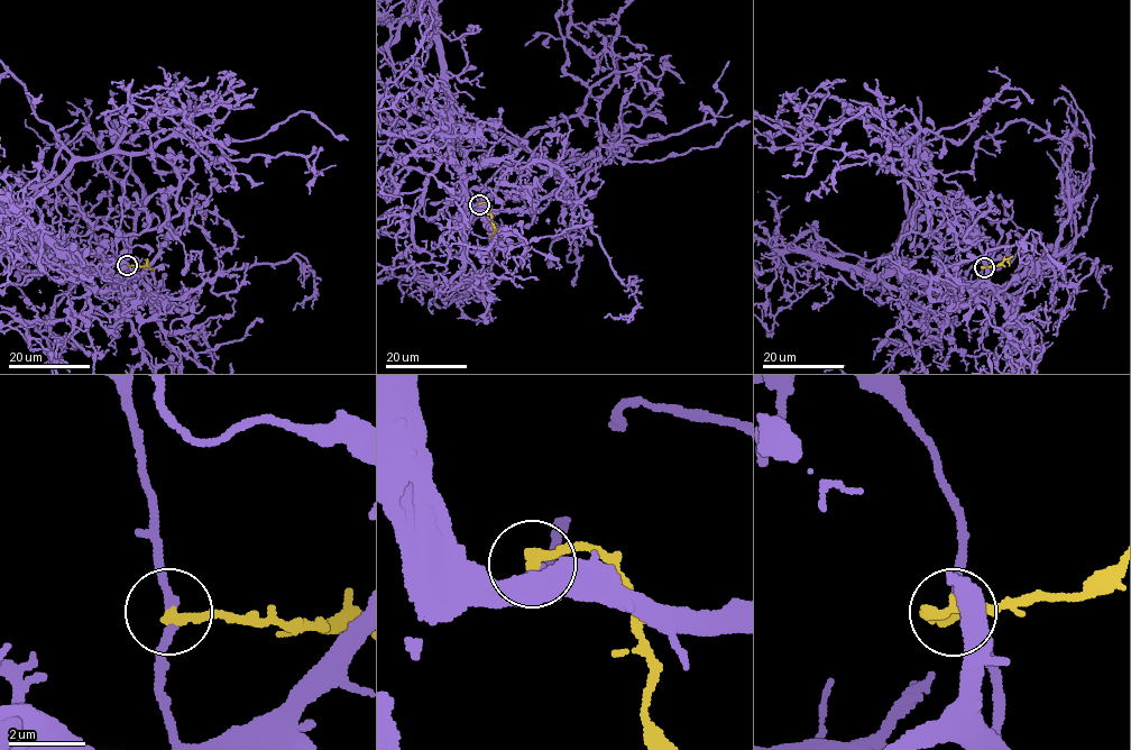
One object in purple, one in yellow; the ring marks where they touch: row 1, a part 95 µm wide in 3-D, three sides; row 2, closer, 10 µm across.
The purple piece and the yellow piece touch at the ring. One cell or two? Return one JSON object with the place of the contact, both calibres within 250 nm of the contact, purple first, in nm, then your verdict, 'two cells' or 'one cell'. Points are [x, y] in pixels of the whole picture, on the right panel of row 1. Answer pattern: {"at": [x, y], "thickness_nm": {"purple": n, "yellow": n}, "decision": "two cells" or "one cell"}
{"at": [984, 267], "thickness_nm": {"purple": 240, "yellow": 280}, "decision": "two cells"}

